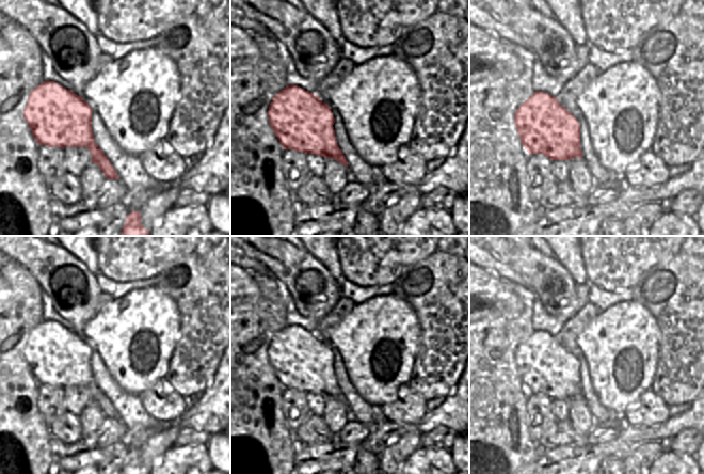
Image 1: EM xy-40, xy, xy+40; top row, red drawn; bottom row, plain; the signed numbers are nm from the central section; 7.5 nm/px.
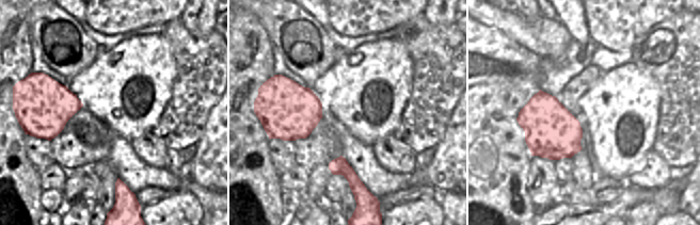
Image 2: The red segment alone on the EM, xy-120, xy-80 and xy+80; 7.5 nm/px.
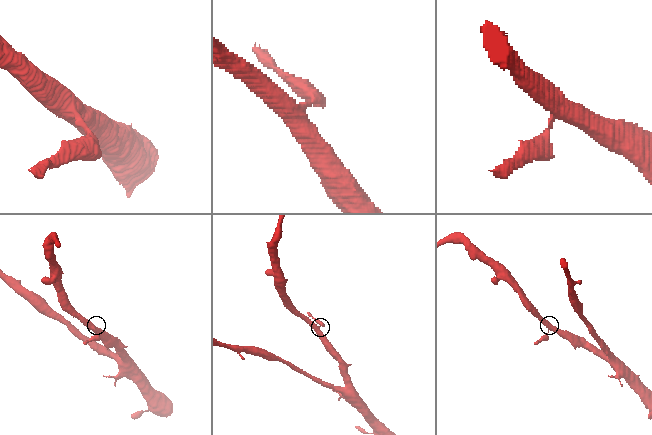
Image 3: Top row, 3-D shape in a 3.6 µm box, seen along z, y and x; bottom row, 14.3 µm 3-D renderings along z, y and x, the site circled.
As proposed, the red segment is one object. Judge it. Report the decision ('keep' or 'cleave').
keep

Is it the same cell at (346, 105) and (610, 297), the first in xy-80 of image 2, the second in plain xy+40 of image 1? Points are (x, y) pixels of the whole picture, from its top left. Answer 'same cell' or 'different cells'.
different cells

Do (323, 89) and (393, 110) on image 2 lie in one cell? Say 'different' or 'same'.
same

